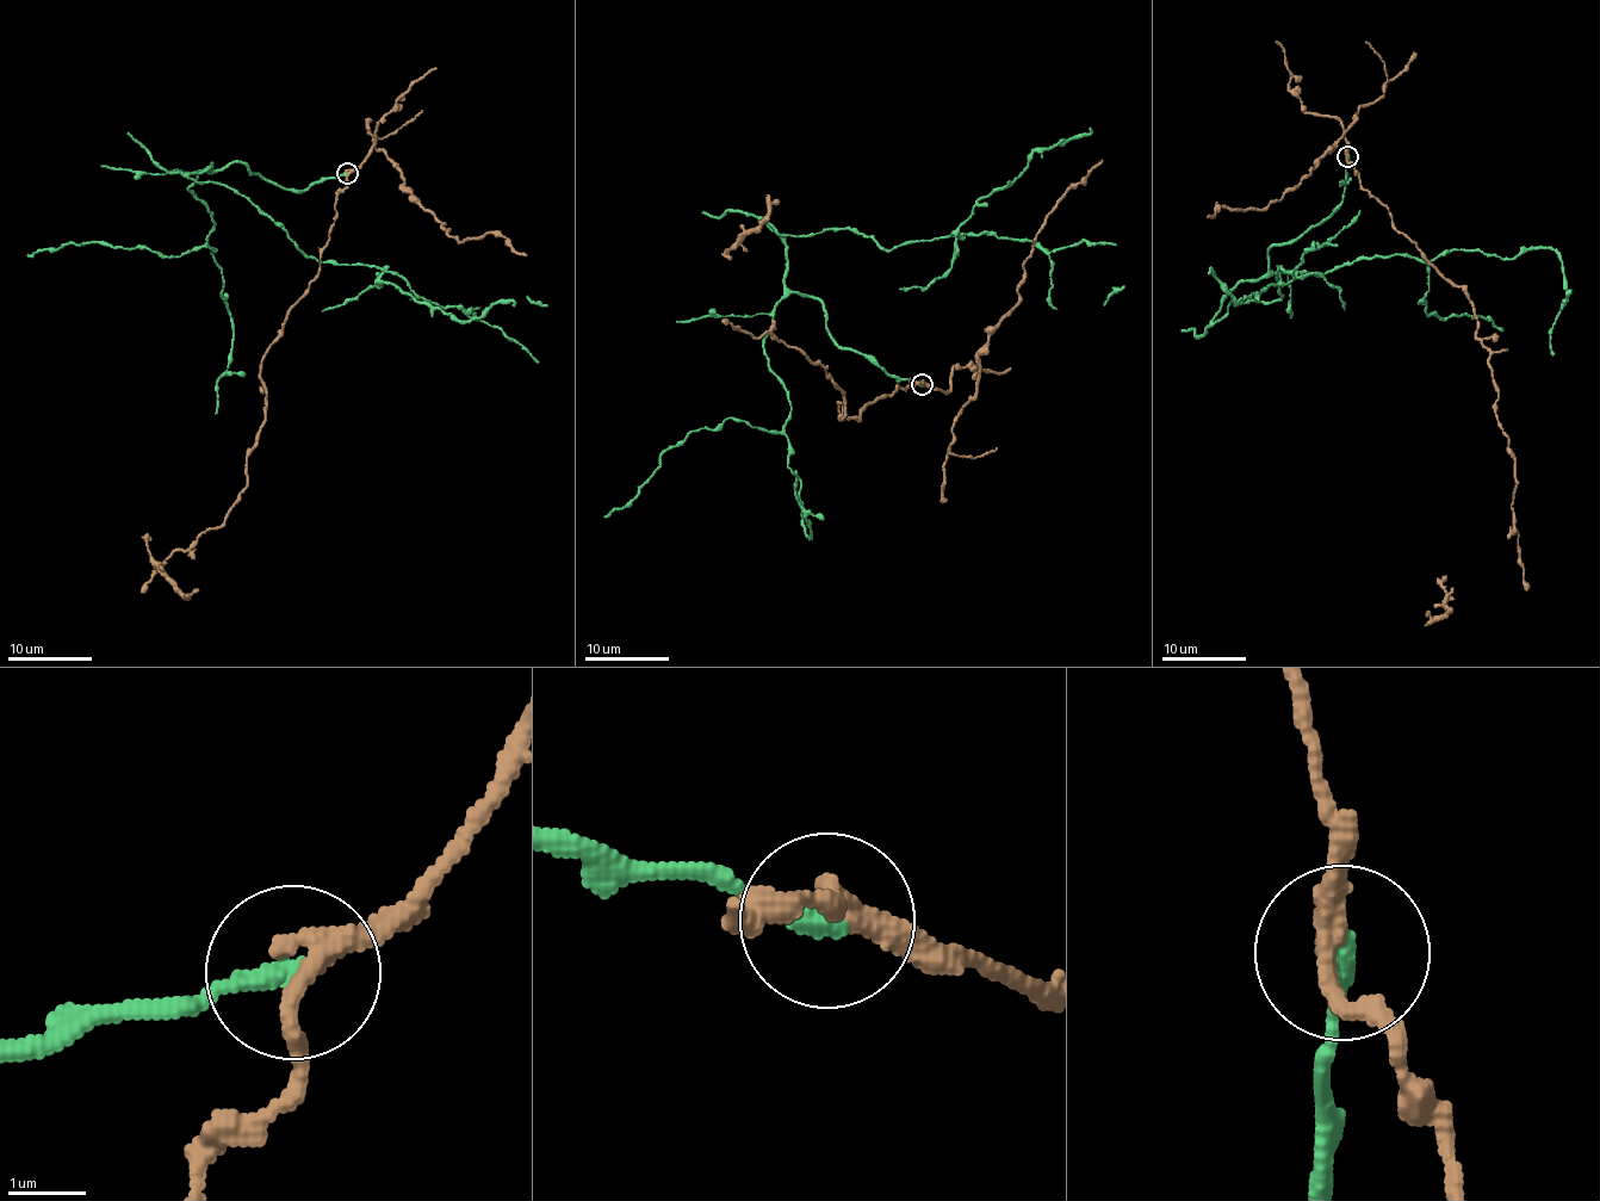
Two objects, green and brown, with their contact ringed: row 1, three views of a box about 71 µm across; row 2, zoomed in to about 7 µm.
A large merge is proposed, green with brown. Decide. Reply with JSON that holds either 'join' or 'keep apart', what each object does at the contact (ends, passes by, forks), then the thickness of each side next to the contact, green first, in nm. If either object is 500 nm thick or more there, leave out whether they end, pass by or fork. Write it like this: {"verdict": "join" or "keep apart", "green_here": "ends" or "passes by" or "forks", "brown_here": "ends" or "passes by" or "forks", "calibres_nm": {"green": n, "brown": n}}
{"verdict": "keep apart", "green_here": "ends", "brown_here": "passes by", "calibres_nm": {"green": 280, "brown": 280}}

